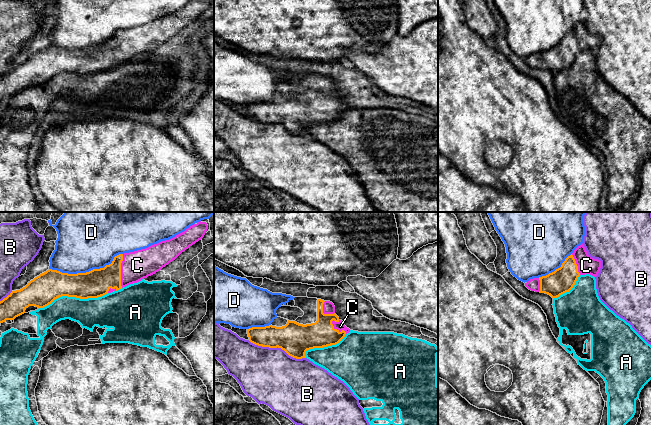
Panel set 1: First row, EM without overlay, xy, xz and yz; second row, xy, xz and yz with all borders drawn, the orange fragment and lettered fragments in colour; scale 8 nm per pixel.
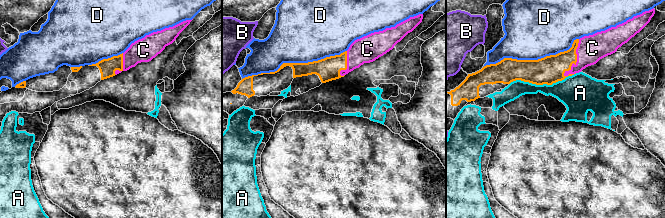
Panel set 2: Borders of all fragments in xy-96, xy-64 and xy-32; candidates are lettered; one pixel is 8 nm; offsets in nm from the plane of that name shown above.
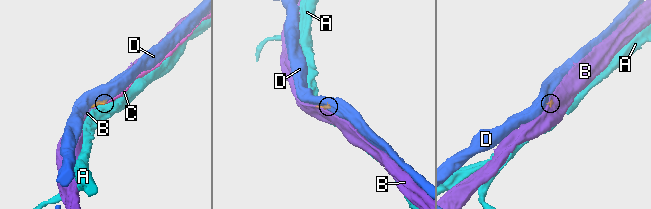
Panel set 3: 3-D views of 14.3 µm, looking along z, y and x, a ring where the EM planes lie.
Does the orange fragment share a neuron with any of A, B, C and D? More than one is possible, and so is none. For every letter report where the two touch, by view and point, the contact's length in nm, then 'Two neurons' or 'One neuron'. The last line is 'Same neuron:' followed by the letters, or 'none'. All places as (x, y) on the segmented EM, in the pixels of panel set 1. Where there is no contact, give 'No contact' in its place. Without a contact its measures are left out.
A: Touches orange at xy (73, 296). Shared border 550 nm. Two neurons
B: Touches orange at xz (277, 346). Shared border 480 nm. Two neurons
C: Touches orange at xy (120, 271). Shared border 280 nm. One neuron
D: Touches orange at xy (86, 272). Shared border 600 nm. Two neurons
Same neuron: C

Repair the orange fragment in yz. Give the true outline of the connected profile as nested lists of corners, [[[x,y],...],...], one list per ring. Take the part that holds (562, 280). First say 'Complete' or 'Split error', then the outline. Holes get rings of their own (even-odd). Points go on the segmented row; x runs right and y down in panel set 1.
Split error. [[[581,244],[565,259],[560,268],[546,276],[530,279],[525,286],[531,291],[548,294],[554,299],[569,292],[580,275],[590,274],[596,277],[600,268],[601,261],[591,258]]]

